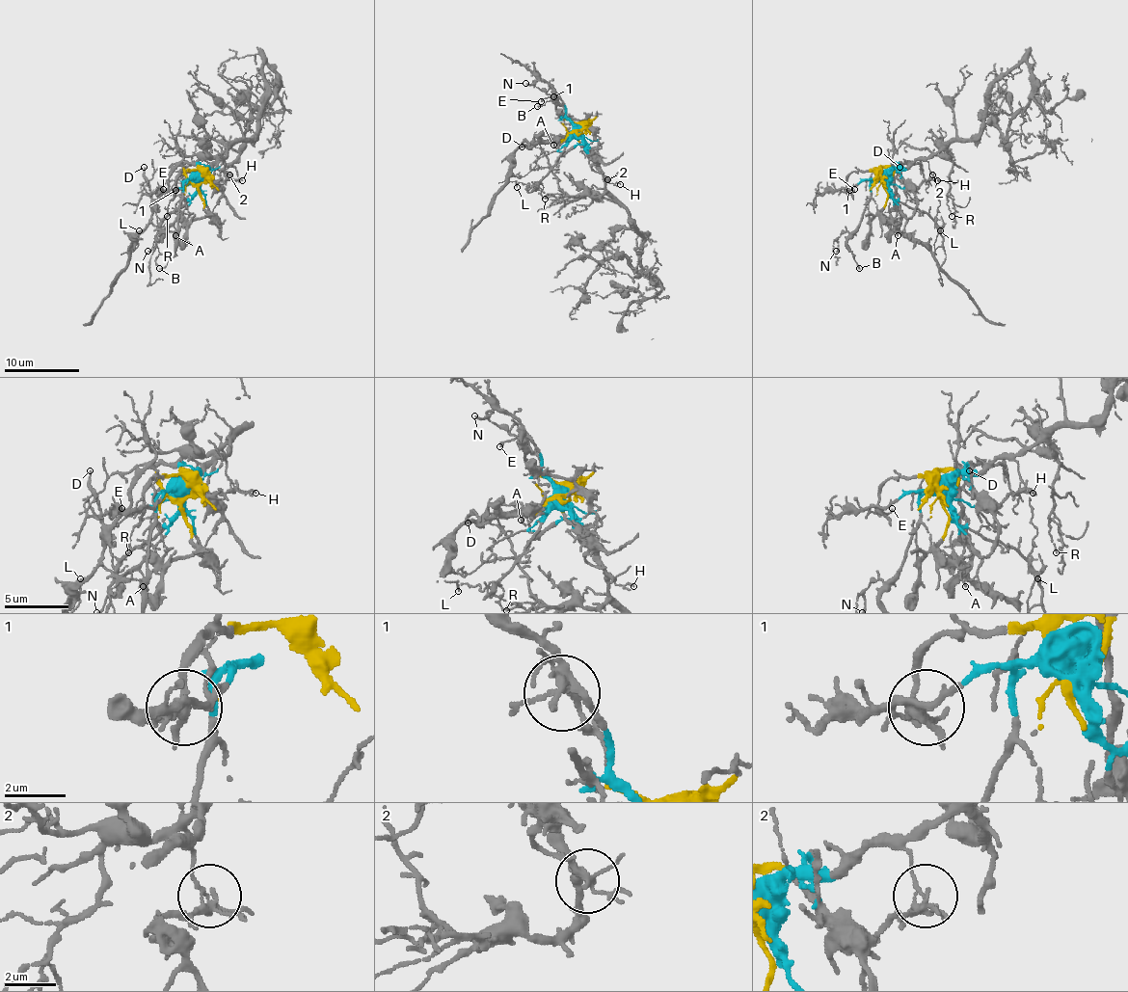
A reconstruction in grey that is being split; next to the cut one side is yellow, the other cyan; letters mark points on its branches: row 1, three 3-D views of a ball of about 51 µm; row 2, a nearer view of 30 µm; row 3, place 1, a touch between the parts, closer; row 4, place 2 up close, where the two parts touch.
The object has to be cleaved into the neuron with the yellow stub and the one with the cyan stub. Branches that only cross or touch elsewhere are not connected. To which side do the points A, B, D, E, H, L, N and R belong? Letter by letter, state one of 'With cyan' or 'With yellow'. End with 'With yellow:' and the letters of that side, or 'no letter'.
A: With yellow
B: With cyan
D: With yellow
E: With cyan
H: With cyan
L: With yellow
N: With cyan
R: With cyan
With yellow: A, D, L

